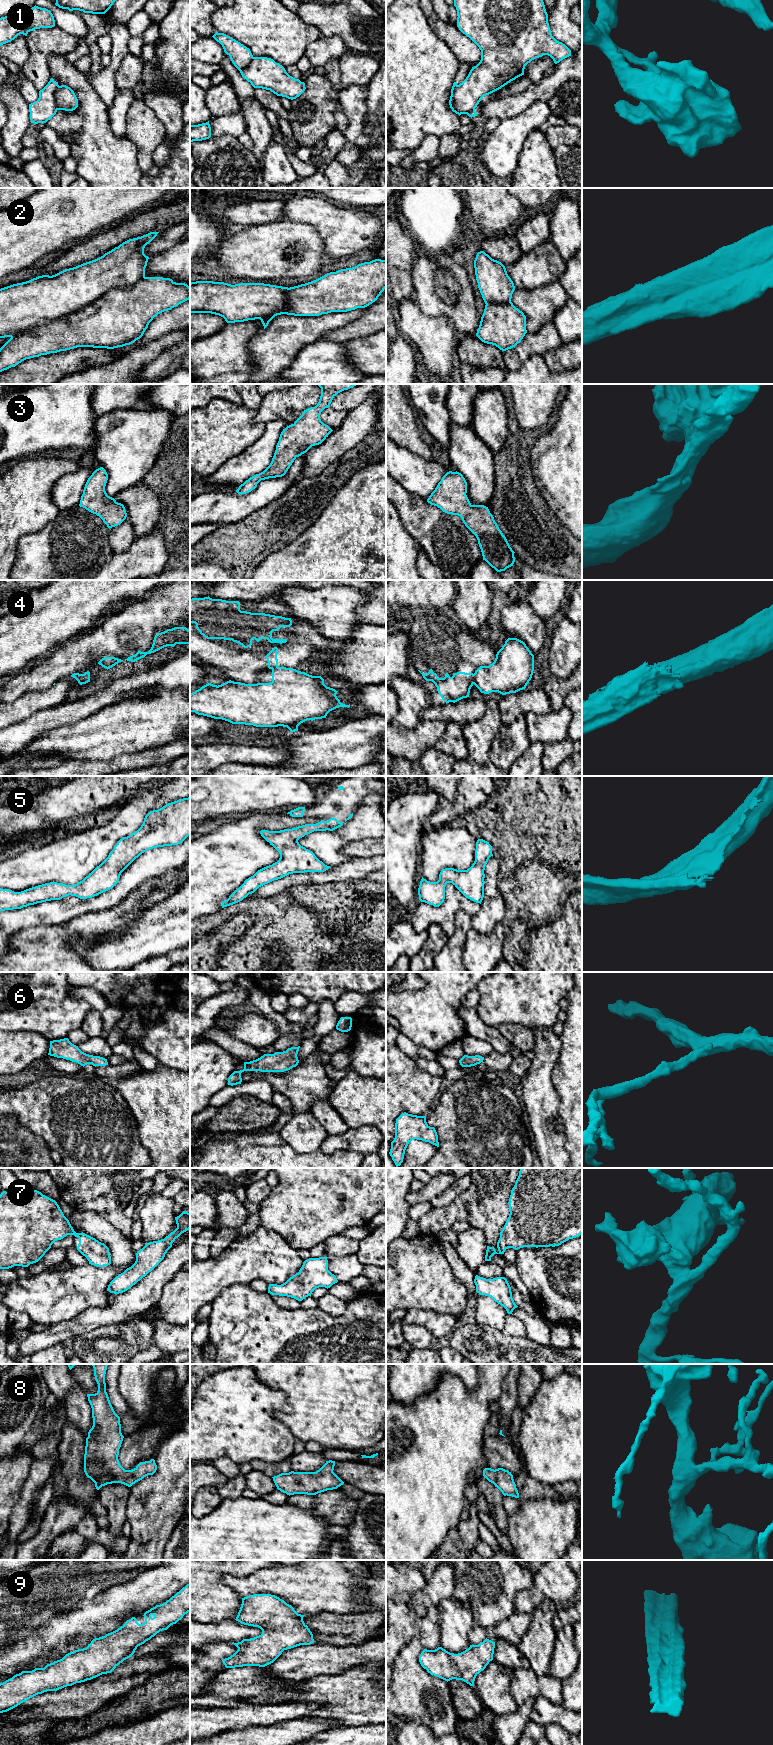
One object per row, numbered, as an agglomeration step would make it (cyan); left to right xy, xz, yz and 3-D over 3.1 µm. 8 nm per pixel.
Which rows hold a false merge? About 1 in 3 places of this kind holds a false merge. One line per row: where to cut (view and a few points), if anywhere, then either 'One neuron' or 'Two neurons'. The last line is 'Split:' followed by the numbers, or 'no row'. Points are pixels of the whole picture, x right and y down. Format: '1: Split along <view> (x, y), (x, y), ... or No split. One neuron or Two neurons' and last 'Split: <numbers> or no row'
1: Split along yz (456, 85), (452, 92), (454, 106), (461, 112), (474, 110). Two neurons
2: Split along xy (144, 276), (11, 337). Two neurons
3: No split. One neuron
4: Split along yz (473, 674), (474, 683). Two neurons
5: No split. One neuron
6: No split. One neuron
7: No split. One neuron
8: No split. One neuron
9: No split. One neuron
Split: 1, 2, 4

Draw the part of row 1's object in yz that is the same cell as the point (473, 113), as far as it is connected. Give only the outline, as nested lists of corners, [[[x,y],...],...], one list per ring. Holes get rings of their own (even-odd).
[[[454,82],[454,83],[453,83],[453,86],[452,86],[452,89],[451,89],[451,96],[450,96],[450,100],[449,100],[449,105],[450,105],[450,108],[452,109],[452,111],[455,112],[456,114],[458,114],[459,116],[460,116],[461,114],[467,114],[467,115],[468,115],[469,117],[471,117],[471,118],[477,116],[477,113],[476,113],[475,110],[473,110],[473,111],[471,111],[471,112],[467,112],[467,113],[461,113],[461,112],[459,112],[459,111],[455,108],[455,104],[454,104],[454,102],[453,102],[453,100],[452,100],[452,92],[453,92],[453,90],[454,90],[456,87],[457,87],[457,83]]]

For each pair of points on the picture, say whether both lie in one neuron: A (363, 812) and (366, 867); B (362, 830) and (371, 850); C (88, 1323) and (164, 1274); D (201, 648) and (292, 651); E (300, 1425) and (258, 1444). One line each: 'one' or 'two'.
A: two
B: two
C: one
D: one
E: two

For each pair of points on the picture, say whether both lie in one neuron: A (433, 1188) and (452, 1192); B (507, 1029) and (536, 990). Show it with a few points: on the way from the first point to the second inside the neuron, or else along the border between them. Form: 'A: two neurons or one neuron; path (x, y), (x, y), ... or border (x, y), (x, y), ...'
A: two neurons; border (456, 1179), (448, 1188), (429, 1201)
B: two neurons; border (496, 1026), (502, 1023), (519, 1023), (532, 1031)

